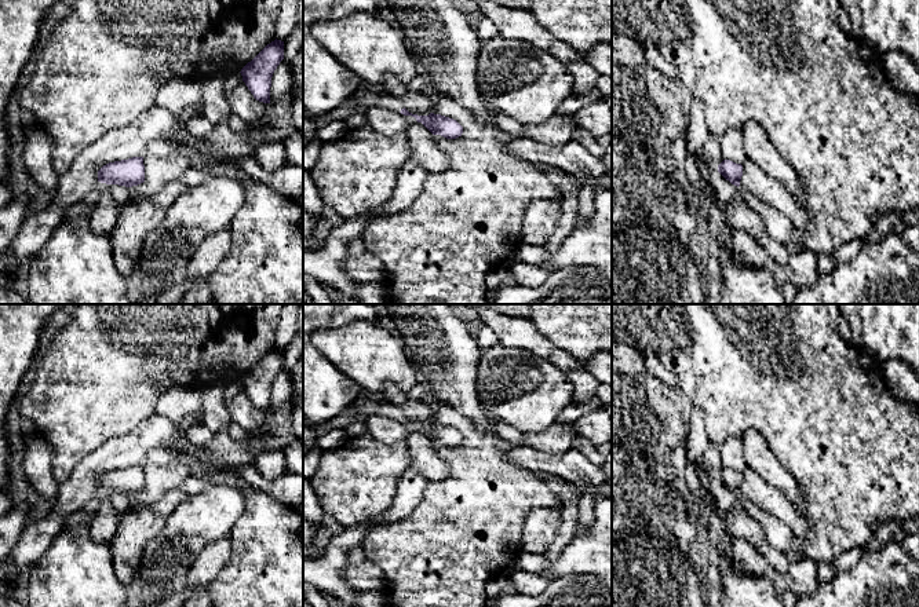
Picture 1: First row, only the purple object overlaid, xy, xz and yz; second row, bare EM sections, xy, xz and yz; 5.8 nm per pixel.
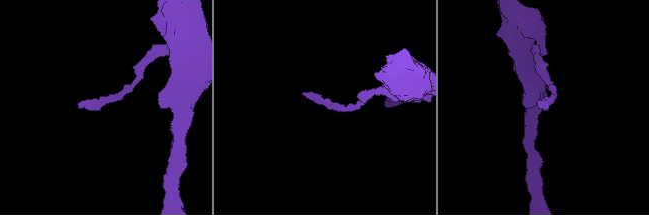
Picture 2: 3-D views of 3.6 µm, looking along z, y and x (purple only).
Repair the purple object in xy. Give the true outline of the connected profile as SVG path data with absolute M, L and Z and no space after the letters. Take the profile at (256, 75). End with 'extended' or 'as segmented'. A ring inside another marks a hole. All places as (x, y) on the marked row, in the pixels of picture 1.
M276 39L241 69L242 81L256 100L270 103L271 77L282 59L284 41Z; as segmented

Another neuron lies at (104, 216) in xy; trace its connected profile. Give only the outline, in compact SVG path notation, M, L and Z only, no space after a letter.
M110 184L106 187L88 216L91 230L95 234L109 234L114 230L121 208L131 202L128 187Z

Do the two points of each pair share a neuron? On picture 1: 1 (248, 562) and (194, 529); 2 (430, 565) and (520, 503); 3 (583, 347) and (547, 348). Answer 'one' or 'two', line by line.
1: two
2: one
3: two

